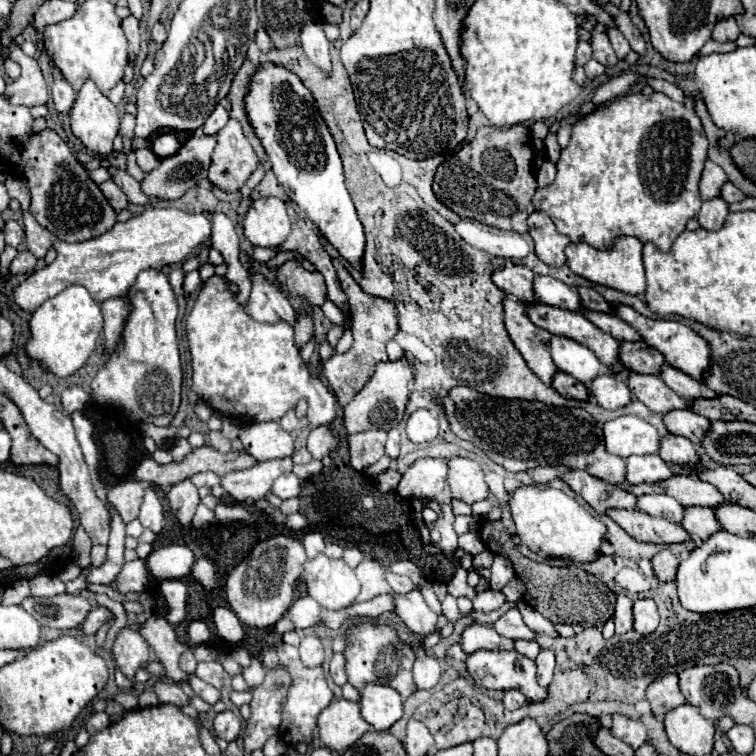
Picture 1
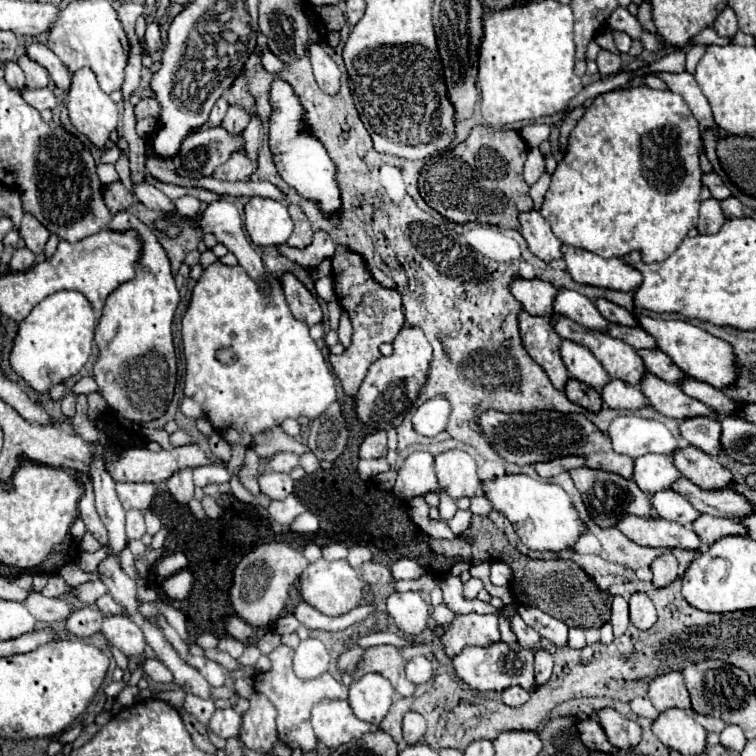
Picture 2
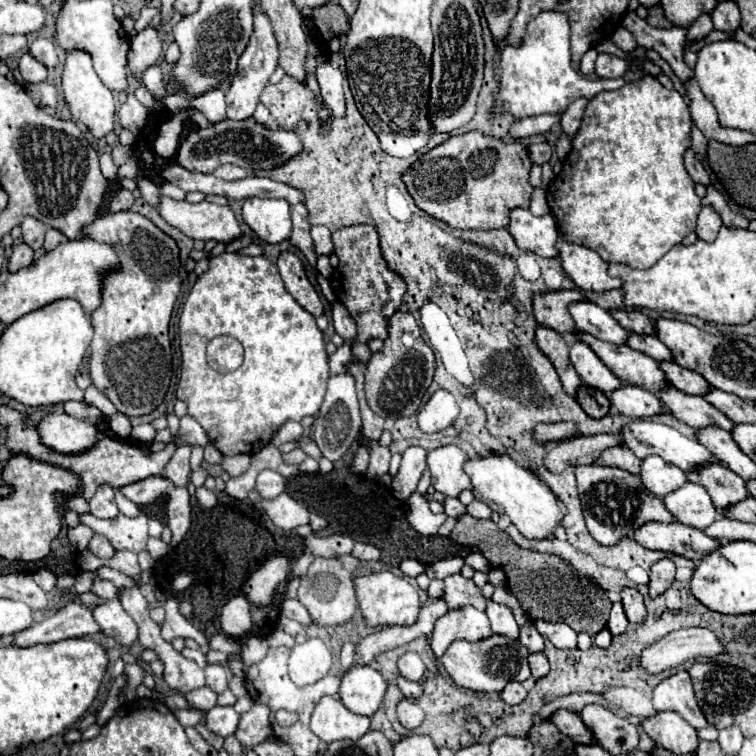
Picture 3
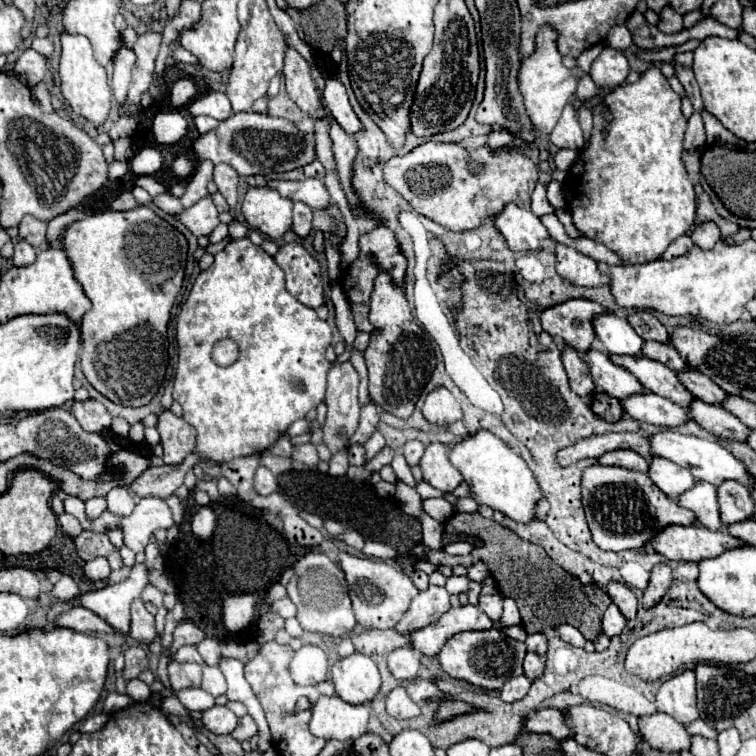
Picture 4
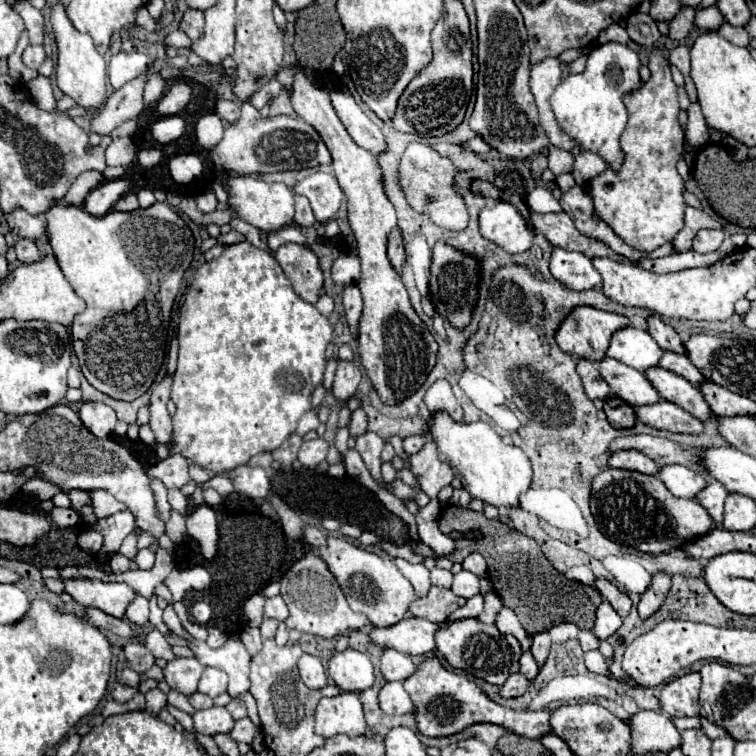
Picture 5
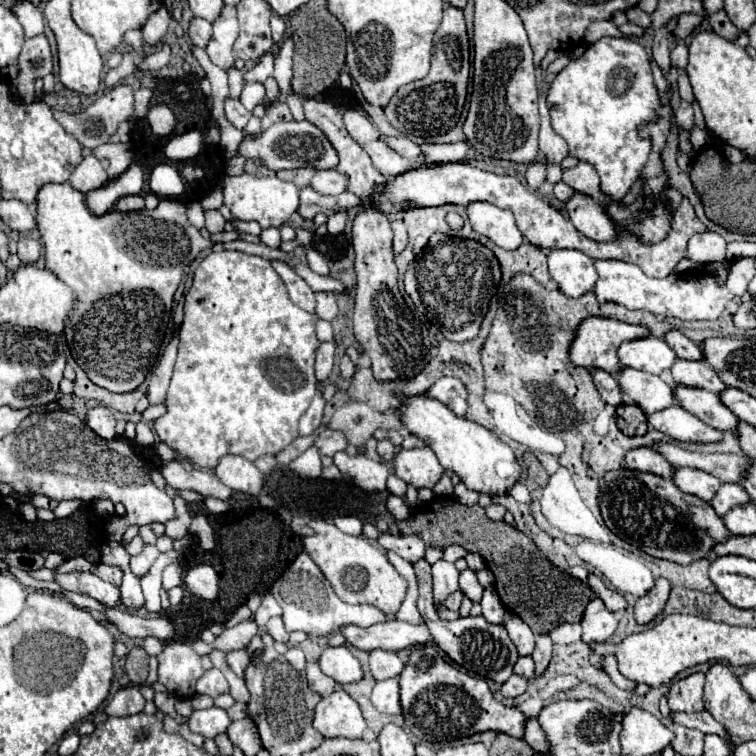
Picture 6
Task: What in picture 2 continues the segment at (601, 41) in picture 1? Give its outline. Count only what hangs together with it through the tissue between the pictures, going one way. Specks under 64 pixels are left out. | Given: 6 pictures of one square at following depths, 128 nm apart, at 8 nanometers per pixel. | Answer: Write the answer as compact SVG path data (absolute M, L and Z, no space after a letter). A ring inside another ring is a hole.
M600 50L596 64L598 64L600 74L610 76L610 74L616 74L620 70L620 56L614 52L608 52L608 50Z

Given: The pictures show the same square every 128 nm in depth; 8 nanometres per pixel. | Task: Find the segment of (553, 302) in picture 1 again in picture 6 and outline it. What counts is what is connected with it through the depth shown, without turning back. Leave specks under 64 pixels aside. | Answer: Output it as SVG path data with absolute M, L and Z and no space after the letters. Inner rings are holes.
M656 336L626 340L618 348L618 360L622 366L644 370L650 374L660 374L662 370L670 368L676 360L672 348Z

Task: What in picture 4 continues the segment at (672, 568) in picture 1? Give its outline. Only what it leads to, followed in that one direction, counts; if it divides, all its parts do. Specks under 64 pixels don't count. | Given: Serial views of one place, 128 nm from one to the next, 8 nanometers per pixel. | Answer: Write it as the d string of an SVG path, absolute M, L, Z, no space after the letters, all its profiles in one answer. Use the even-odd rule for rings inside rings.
M658 564L652 568L650 574L650 584L644 590L644 608L652 608L656 602L660 602L660 598L664 596L664 592L670 588L672 584L672 568L668 564Z

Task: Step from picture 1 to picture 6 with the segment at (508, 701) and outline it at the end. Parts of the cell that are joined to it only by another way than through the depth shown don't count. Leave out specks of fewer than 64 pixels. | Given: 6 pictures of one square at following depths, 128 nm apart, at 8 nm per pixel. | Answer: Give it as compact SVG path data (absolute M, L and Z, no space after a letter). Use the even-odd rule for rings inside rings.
M512 674L512 676L502 684L500 692L502 692L502 696L504 696L504 698L516 698L516 696L524 694L526 686L528 686L528 680L526 680L524 676Z

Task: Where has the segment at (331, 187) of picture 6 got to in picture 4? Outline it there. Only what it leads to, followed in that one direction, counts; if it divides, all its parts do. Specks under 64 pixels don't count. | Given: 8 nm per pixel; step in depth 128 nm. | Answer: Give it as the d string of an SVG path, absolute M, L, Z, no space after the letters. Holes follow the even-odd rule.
M308 178L302 182L278 182L278 180L268 180L266 182L268 188L280 192L284 198L292 200L292 202L304 202L310 208L324 208L330 204L330 196L326 186L316 180L316 178Z

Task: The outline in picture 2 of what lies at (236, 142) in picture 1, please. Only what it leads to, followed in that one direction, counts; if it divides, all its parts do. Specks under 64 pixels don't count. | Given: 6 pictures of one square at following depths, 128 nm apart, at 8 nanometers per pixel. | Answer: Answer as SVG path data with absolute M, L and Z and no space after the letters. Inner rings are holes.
M230 106L228 112L226 112L226 118L222 120L222 126L230 132L230 134L242 134L244 128L248 126L250 122L250 116L238 108L238 106ZM232 152L230 160L214 170L212 178L226 180L226 182L246 182L254 170L256 164L244 152Z

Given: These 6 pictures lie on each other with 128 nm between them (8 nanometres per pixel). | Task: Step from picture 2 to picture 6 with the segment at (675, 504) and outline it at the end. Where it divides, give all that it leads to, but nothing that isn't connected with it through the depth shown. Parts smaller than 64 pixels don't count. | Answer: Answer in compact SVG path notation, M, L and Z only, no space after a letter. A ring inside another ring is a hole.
M722 484L716 496L710 500L710 506L718 516L724 516L732 506L746 502L750 502L750 496L744 492L744 488L740 488L738 484Z

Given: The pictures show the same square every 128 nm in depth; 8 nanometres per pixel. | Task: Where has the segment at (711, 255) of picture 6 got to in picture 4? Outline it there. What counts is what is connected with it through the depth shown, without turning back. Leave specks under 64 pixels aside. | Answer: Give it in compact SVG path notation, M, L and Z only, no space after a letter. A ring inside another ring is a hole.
M702 222L702 224L698 224L696 228L694 228L694 232L692 232L692 240L694 240L694 244L696 246L700 246L700 248L704 248L704 250L708 250L708 248L712 248L718 240L720 240L720 230L718 230L718 226L714 224L714 222Z

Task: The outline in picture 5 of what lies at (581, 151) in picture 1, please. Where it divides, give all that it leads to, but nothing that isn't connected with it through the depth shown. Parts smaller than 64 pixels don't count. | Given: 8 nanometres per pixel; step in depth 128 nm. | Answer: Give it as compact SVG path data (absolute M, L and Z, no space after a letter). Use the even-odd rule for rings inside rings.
M660 50L650 54L648 66L650 80L624 94L628 124L620 136L620 148L624 152L622 166L618 170L606 166L602 174L582 184L594 200L594 214L606 222L628 246L640 252L652 252L662 244L672 242L684 226L686 212L686 186L676 170L684 146L684 132L678 122L680 106L676 84L672 82L668 60Z

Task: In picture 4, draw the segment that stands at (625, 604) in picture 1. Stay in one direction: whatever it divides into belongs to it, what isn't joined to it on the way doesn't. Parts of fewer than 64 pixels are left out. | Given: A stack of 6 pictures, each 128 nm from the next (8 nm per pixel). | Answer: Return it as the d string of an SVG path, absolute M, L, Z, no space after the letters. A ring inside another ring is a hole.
M610 604L608 606L608 610L604 612L604 618L602 618L602 632L606 634L606 636L618 636L622 630L624 630L624 626L626 626L626 618L622 616L622 612L618 610L618 606L616 604Z

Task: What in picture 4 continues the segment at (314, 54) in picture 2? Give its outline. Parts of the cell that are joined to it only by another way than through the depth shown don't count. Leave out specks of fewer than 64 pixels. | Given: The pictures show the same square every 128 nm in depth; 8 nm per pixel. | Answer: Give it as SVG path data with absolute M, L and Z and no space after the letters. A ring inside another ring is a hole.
M326 78L326 88L324 88L324 104L330 110L330 114L334 116L334 120L348 132L358 132L362 128L360 120L356 118L350 102L348 102L348 94L344 84L338 78Z

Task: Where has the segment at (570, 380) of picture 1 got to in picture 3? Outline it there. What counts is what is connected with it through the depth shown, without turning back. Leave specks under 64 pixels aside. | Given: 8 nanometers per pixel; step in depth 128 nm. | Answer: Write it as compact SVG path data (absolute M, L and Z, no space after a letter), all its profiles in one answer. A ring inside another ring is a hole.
M580 386L576 392L576 400L582 406L582 410L592 416L592 418L602 418L610 412L610 400L604 392L590 388L590 386Z

